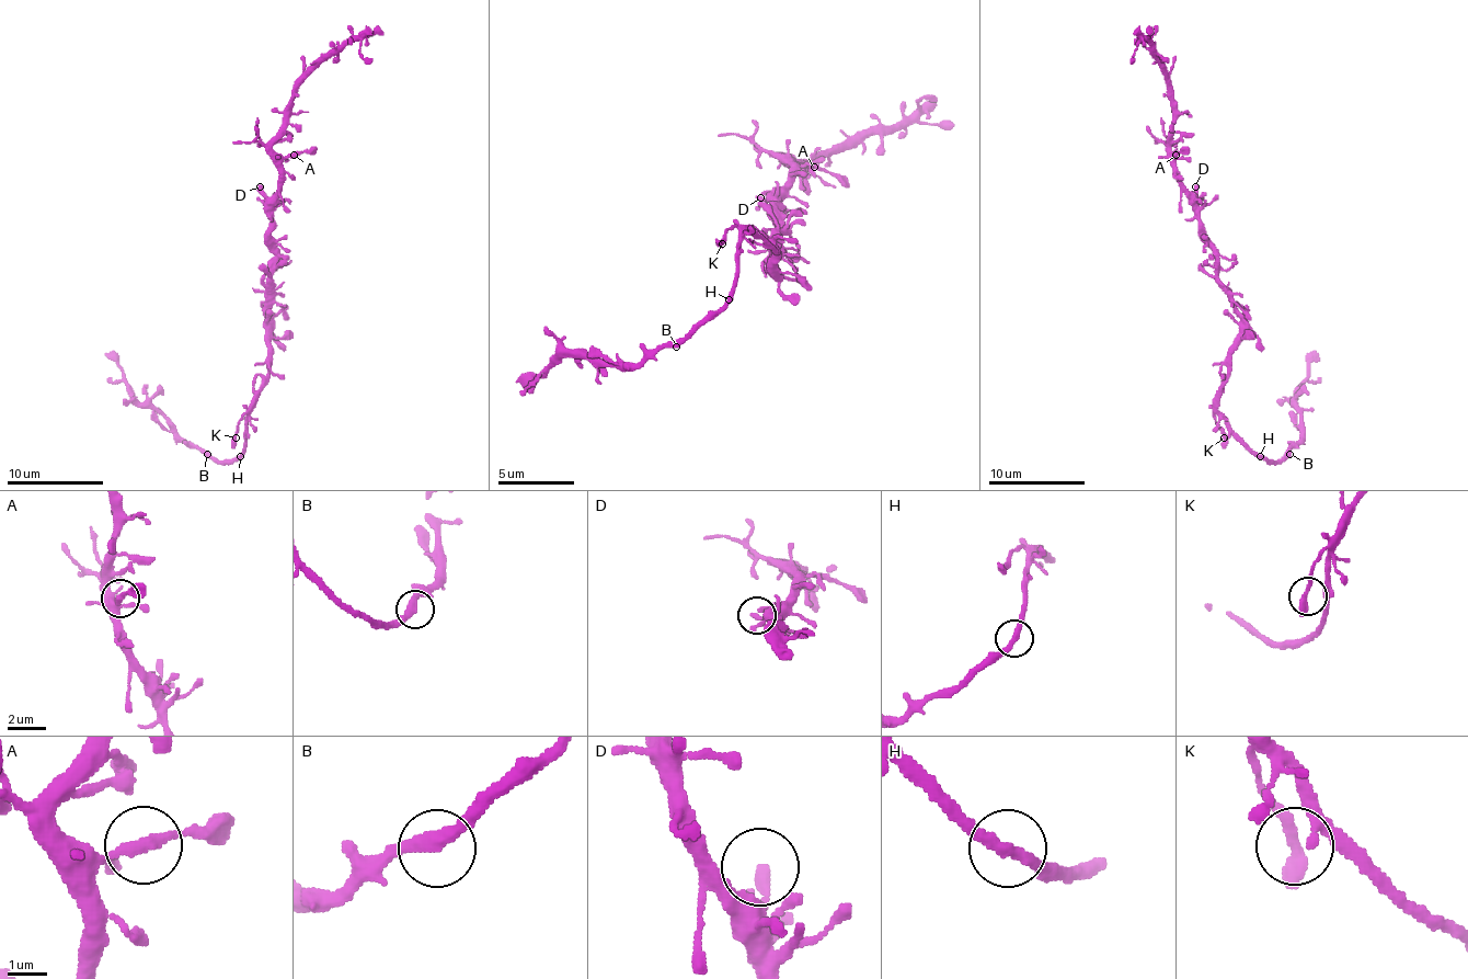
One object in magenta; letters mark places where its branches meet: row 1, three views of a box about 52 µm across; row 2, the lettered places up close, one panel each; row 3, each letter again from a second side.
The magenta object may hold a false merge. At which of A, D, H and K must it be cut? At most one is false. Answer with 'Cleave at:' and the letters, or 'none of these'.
Cleave at: none of these

